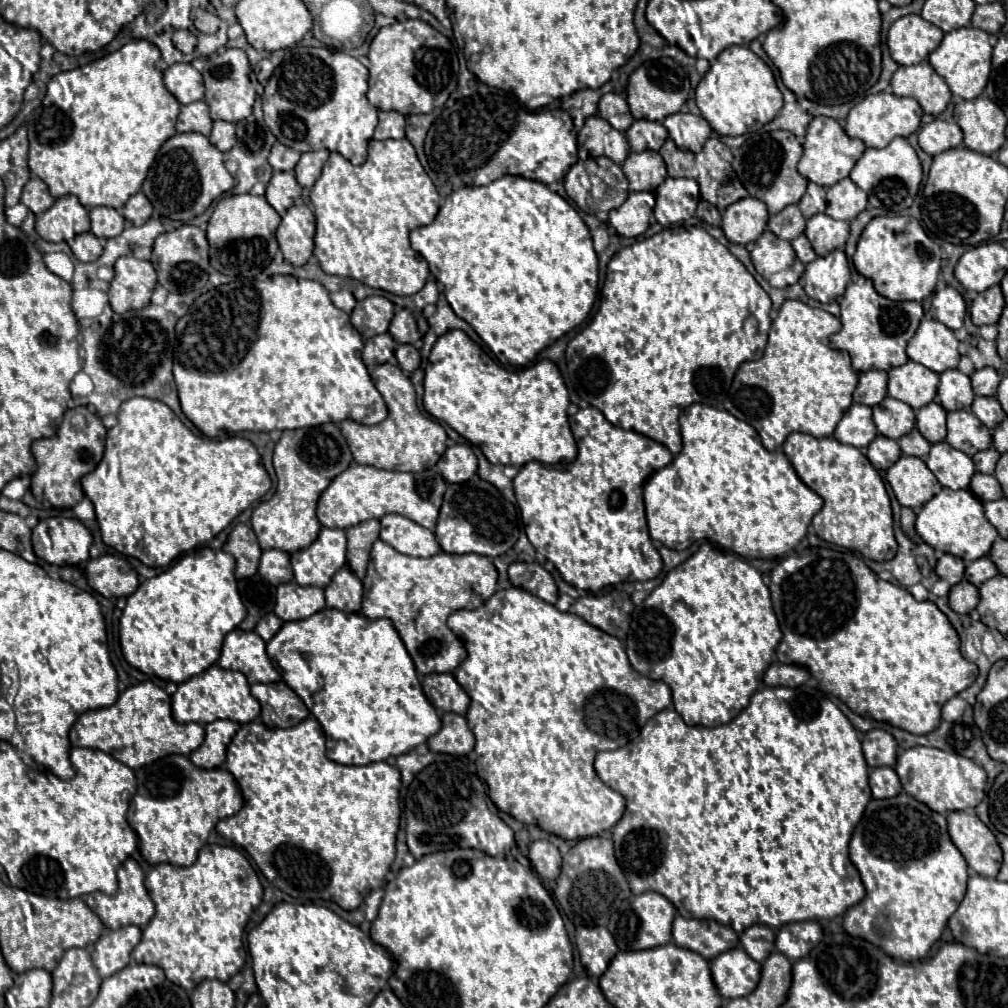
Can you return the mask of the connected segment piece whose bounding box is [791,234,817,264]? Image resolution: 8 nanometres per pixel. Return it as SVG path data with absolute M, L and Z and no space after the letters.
M801 234L799 238L795 238L791 244L793 244L793 250L795 250L797 258L799 258L803 264L809 264L809 262L813 262L813 260L817 258L817 254L813 252L811 242L807 240L807 236L805 236L805 234Z

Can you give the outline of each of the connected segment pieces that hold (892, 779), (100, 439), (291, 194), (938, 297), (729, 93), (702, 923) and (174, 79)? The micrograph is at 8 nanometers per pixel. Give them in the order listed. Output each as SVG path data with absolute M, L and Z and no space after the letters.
M881 766L879 770L871 770L869 786L871 786L873 798L893 798L895 794L901 792L899 776L889 766Z
M77 406L65 412L65 420L59 426L53 438L35 440L31 450L37 462L37 470L31 474L31 492L41 502L47 500L55 508L73 508L83 500L81 476L95 470L101 462L105 450L107 428L101 424L101 418L89 412L85 406Z
M273 172L271 182L267 184L267 192L265 192L267 202L275 208L277 213L283 217L289 206L293 206L297 202L297 198L301 198L301 186L295 180L293 172Z
M945 286L943 290L933 294L929 314L931 314L933 320L939 320L945 326L951 326L951 330L957 330L957 328L963 326L965 300L955 288Z
M729 46L715 58L707 74L701 78L695 88L695 102L701 116L717 134L741 136L761 130L771 122L783 106L783 94L775 84L771 68L757 54L747 46Z
M677 914L673 920L673 942L711 960L717 954L739 946L739 936L731 926L715 920L683 918Z
M173 64L163 72L167 90L181 102L191 104L203 98L203 78L191 64Z

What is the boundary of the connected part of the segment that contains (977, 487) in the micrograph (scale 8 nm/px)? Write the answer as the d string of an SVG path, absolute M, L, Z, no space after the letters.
M975 472L973 478L971 478L971 484L969 484L969 490L983 502L987 500L999 500L1003 496L1001 492L1001 486L999 482L989 476L989 474L981 474L981 472Z

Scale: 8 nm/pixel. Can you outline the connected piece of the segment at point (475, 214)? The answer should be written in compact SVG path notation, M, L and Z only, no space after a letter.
M501 176L499 180L495 180L487 186L465 186L461 190L455 190L445 198L445 202L439 208L439 214L435 216L435 220L427 226L415 228L411 232L409 240L411 240L411 248L415 252L419 252L429 262L429 270L437 278L437 282L443 284L445 298L451 304L453 312L459 318L463 318L467 324L473 326L473 330L479 334L479 338L489 346L489 350L505 366L525 366L543 348L547 348L549 344L559 340L563 334L567 334L569 330L579 326L593 308L595 294L597 294L597 282L599 282L599 270L597 270L597 254L593 250L593 240L591 240L591 234L589 234L589 228L585 226L585 222L581 220L577 210L565 198L551 192L541 182L527 180L523 176Z

